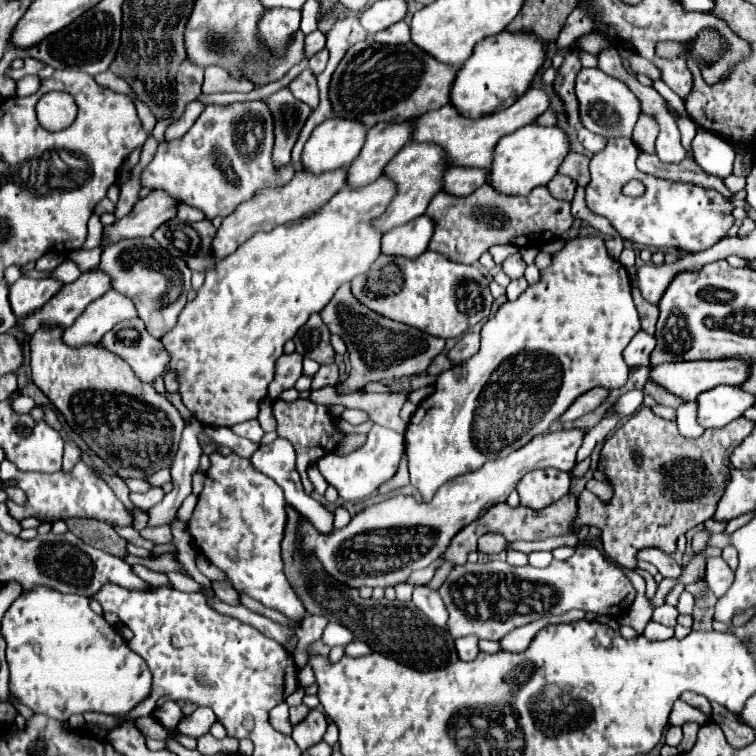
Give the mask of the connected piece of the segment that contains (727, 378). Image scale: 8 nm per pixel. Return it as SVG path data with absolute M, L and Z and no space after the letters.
M702 360L702 362L666 362L662 366L650 368L650 380L668 390L670 394L682 398L684 402L696 400L698 394L716 388L720 384L740 386L748 378L750 364L740 364L740 360Z

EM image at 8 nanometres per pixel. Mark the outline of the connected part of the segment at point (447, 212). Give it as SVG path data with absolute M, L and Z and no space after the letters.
M488 184L480 186L468 198L438 192L428 204L426 214L436 222L428 250L440 252L458 264L478 262L480 254L494 244L542 246L544 242L560 238L574 220L570 214L570 204L556 200L546 186L534 188L528 196L500 196Z

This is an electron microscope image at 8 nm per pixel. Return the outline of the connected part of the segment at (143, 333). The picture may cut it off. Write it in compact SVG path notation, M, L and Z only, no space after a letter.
M140 318L116 324L102 336L100 344L112 354L120 356L144 382L152 382L164 372L168 364L168 354L162 342L148 334Z

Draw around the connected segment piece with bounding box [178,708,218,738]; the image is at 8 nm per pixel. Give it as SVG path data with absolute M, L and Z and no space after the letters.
M198 708L192 716L188 716L184 720L184 724L180 724L178 732L184 732L184 734L188 734L192 738L198 738L198 736L206 734L216 720L218 718L216 718L216 714L210 708Z

